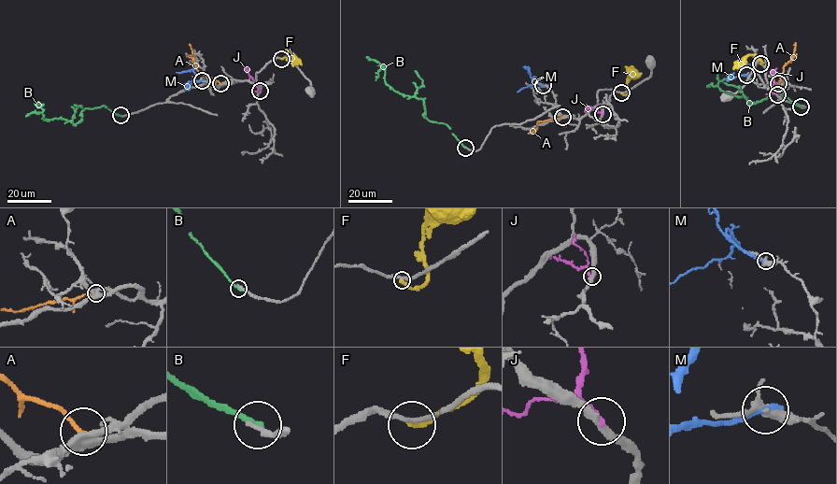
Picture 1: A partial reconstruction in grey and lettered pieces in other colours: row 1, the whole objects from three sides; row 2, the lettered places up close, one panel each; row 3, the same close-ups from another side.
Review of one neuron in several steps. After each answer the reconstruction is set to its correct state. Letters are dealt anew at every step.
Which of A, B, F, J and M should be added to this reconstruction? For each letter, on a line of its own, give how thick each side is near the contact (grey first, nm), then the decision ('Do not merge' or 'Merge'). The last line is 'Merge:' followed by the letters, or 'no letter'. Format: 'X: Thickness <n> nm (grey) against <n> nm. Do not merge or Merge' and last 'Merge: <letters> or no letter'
A: Thickness 360 nm (grey) against 190 nm. Do not merge
B: Thickness 200 nm (grey) against 220 nm. Do not merge
F: Thickness 200 nm (grey) against 280 nm. Do not merge
J: Thickness 320 nm (grey) against 240 nm. Do not merge
M: Thickness 320 nm (grey) against 240 nm. Do not merge
Merge: no letter

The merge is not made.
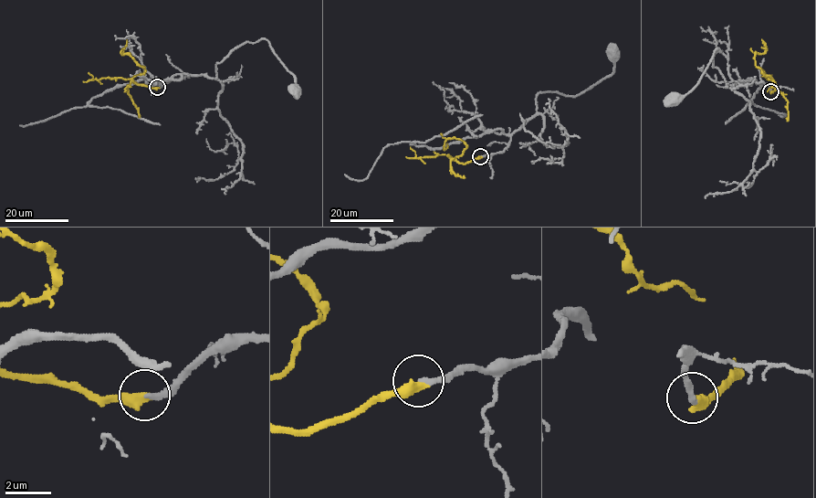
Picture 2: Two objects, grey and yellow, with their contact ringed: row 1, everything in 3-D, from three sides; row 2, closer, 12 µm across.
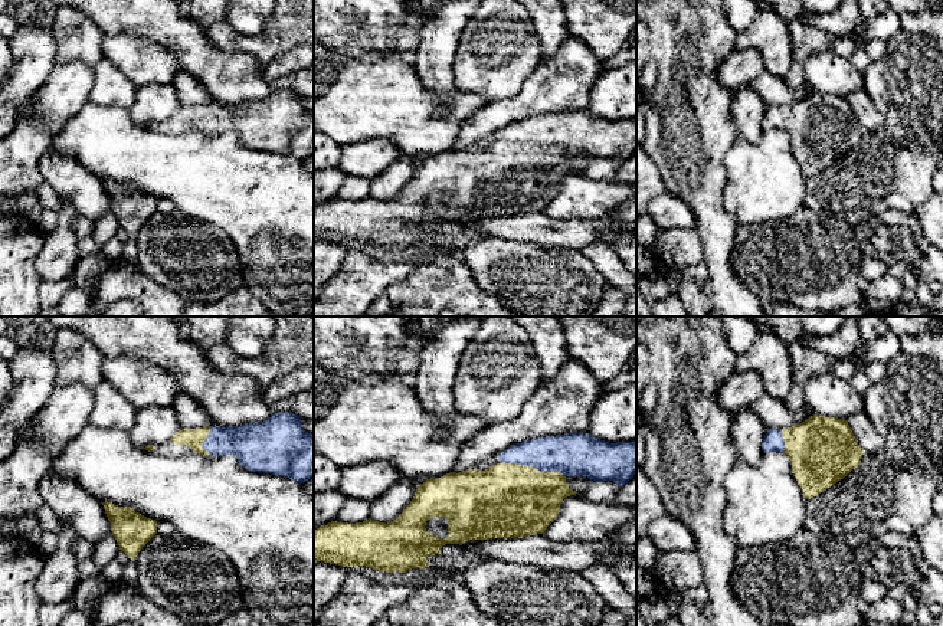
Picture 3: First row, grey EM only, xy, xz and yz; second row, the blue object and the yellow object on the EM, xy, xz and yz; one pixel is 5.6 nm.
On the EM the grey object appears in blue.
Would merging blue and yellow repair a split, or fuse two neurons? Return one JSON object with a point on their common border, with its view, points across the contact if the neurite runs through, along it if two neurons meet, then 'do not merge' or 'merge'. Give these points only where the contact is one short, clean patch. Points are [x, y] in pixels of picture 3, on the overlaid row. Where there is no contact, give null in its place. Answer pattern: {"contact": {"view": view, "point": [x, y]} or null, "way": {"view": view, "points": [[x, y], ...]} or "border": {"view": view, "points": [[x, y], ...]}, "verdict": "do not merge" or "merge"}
{"contact": {"view": "xz", "point": [533, 466]}, "verdict": "merge"}

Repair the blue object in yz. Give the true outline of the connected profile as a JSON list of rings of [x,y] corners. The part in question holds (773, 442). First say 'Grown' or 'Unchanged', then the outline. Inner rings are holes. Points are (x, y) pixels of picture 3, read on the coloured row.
Grown. [[[818,414],[788,429],[769,429],[762,450],[788,455],[806,499],[844,479],[864,453],[845,419]]]

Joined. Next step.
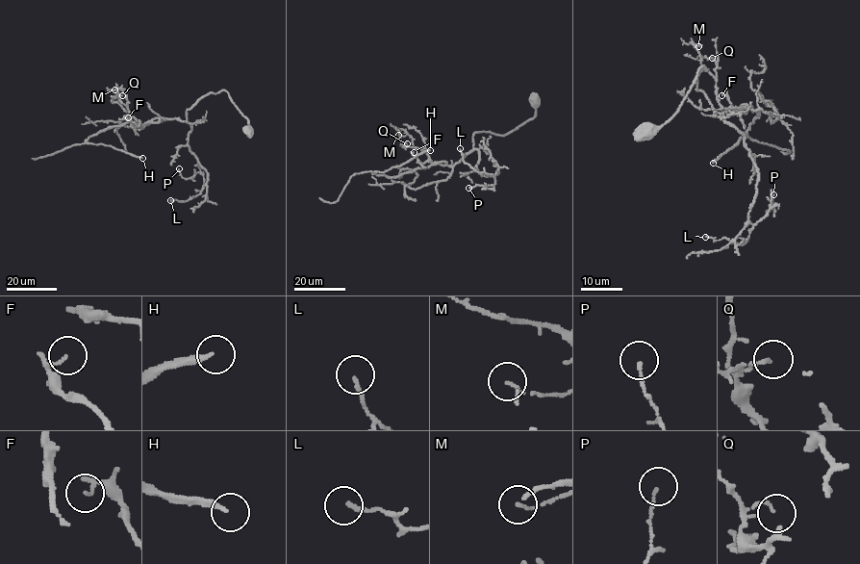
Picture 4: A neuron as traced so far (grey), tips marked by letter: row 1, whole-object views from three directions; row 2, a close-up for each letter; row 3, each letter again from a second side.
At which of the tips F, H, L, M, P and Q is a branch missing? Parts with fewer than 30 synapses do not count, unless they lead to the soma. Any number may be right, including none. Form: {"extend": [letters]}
{"extend": ["H"]}

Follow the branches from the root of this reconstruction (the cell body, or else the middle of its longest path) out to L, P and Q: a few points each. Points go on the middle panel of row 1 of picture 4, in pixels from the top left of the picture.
L: (536, 101), (536, 115), (505, 135), (474, 134), (477, 169), (494, 175), (474, 170), (460, 148)
P: (536, 101), (536, 115), (505, 135), (474, 134), (478, 172), (487, 176), (498, 172), (493, 188), (468, 188)
Q: (536, 101), (536, 115), (505, 135), (476, 132), (472, 149), (453, 166), (432, 163), (423, 149), (407, 143)

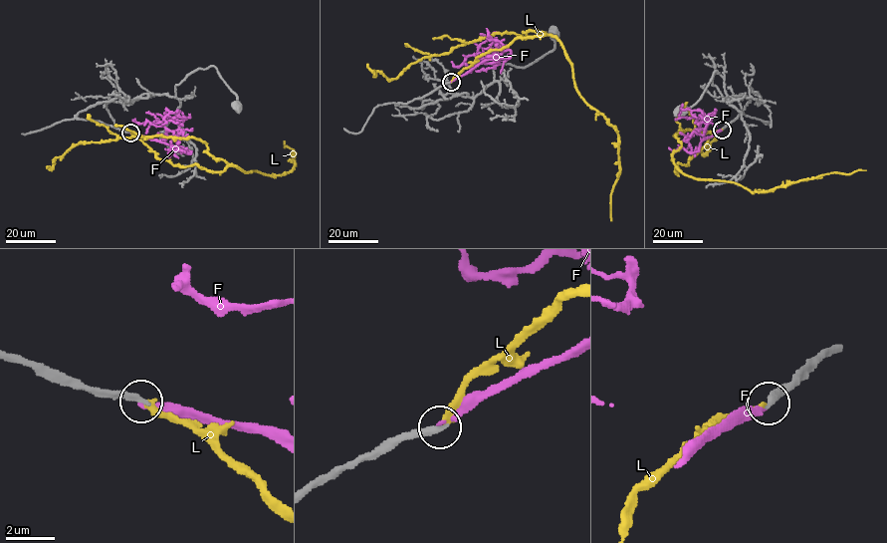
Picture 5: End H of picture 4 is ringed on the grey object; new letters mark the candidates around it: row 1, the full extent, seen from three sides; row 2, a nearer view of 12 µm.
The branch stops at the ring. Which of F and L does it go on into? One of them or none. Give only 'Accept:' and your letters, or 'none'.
Accept: F

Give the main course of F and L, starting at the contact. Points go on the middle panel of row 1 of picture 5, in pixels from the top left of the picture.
F: (450, 82), (480, 64), (493, 63), (502, 51), (498, 42), (487, 57), (476, 53), (459, 66), (451, 62)
L: (451, 82), (477, 57), (547, 34), (493, 33), (424, 57), (395, 79), (374, 75), (366, 64)

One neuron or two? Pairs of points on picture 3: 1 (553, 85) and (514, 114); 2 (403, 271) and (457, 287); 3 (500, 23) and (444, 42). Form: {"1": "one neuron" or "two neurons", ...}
{"1": "one neuron", "2": "two neurons", "3": "two neurons"}

